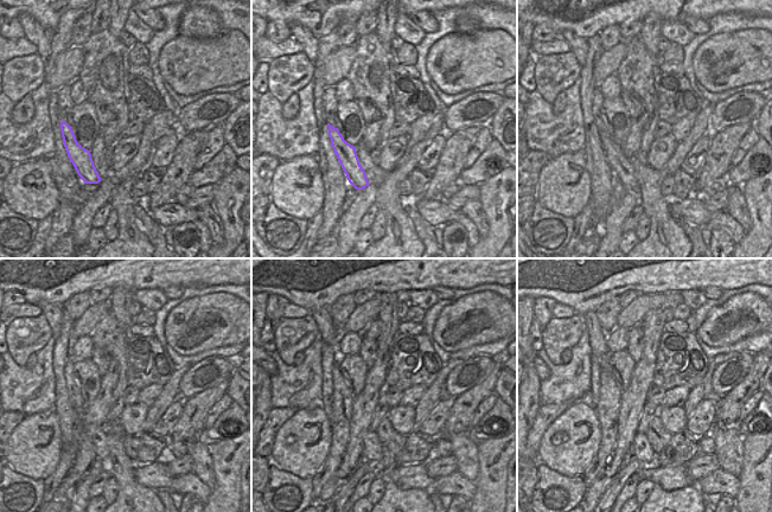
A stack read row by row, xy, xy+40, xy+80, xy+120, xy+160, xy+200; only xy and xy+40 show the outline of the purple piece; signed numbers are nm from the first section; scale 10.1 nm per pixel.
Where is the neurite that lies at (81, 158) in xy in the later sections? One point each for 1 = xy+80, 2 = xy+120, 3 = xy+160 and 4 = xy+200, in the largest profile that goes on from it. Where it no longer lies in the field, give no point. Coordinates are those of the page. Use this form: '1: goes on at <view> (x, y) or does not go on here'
1: goes on at xy+80 (619, 164)
2: goes on at xy+120 (96, 434)
3: goes on at xy+160 (372, 447)
4: goes on at xy+200 (643, 452)

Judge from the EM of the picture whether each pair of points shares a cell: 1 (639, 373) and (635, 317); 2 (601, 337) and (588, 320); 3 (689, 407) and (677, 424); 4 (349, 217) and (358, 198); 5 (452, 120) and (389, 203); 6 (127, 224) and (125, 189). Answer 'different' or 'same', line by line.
1: different
2: same
3: different
4: same
5: different
6: same

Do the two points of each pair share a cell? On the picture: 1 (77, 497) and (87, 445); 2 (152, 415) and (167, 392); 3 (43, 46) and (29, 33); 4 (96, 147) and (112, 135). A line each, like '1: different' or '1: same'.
1: different
2: same
3: same
4: different

